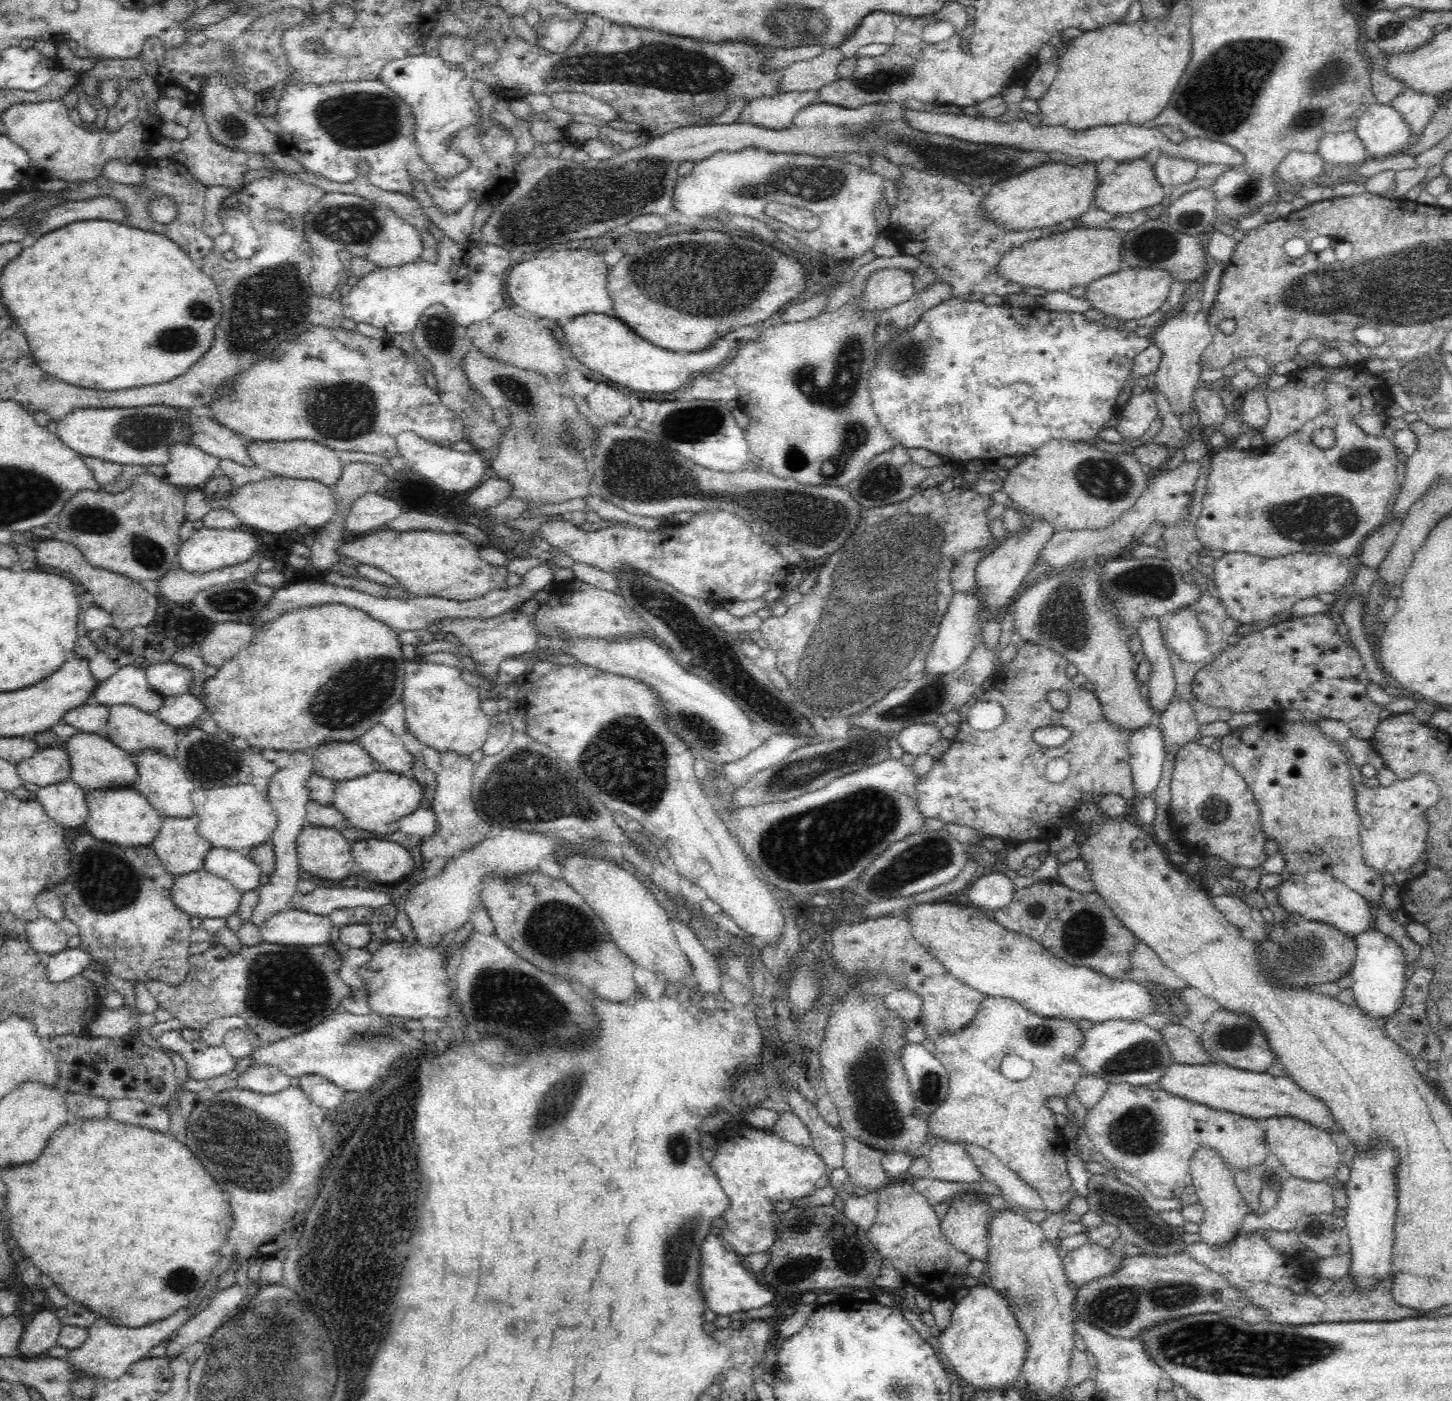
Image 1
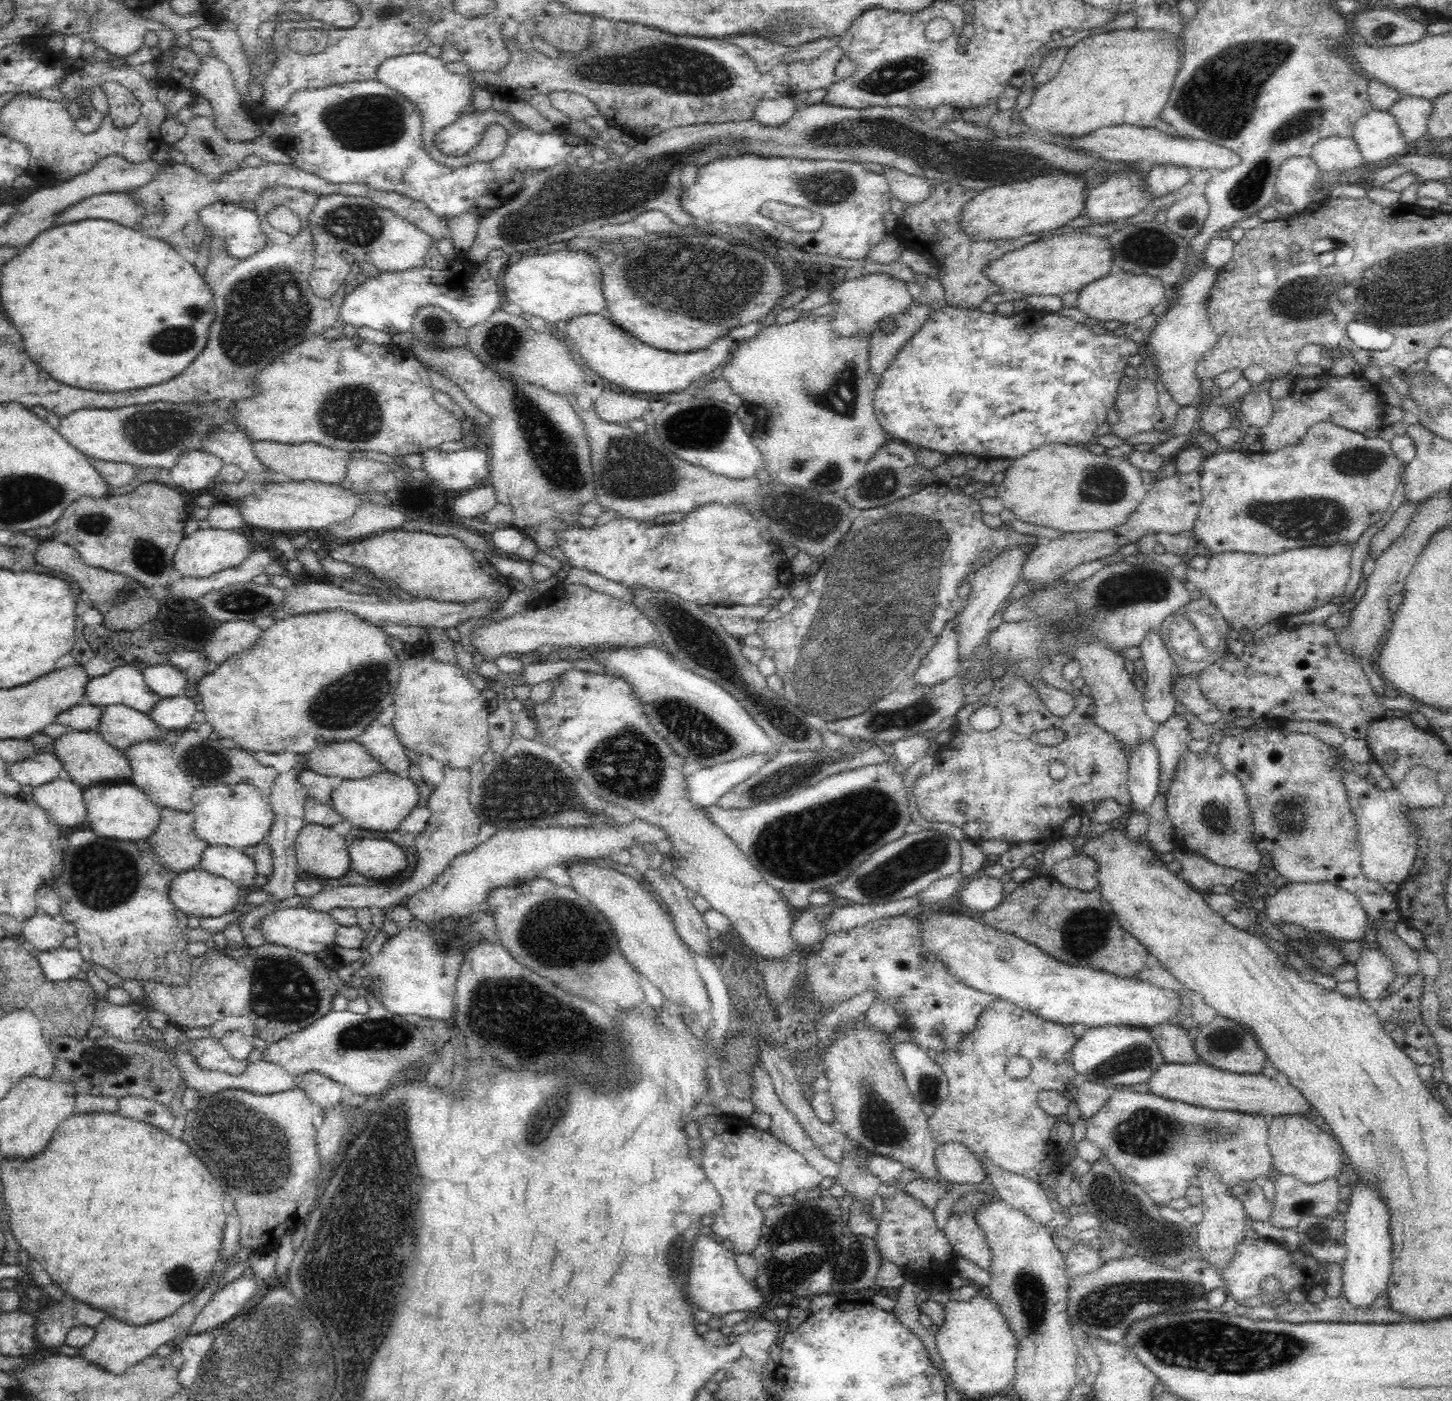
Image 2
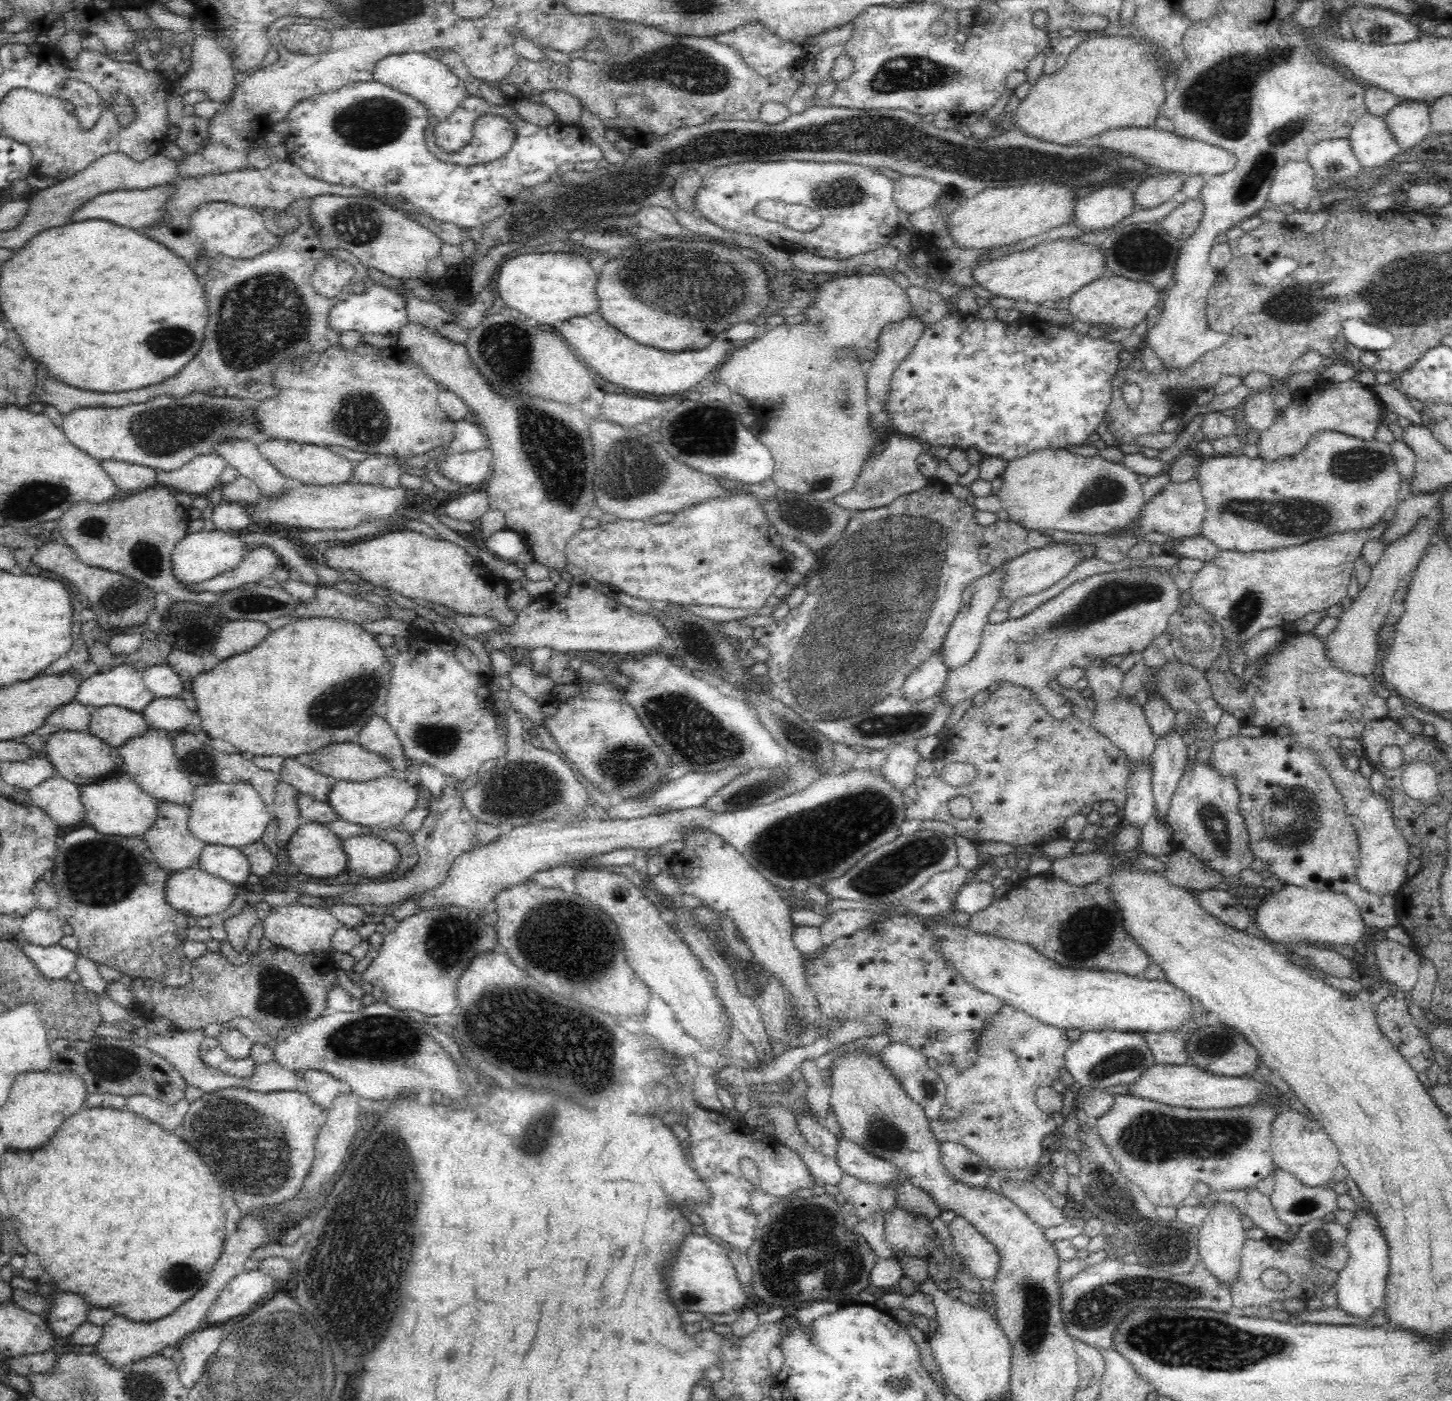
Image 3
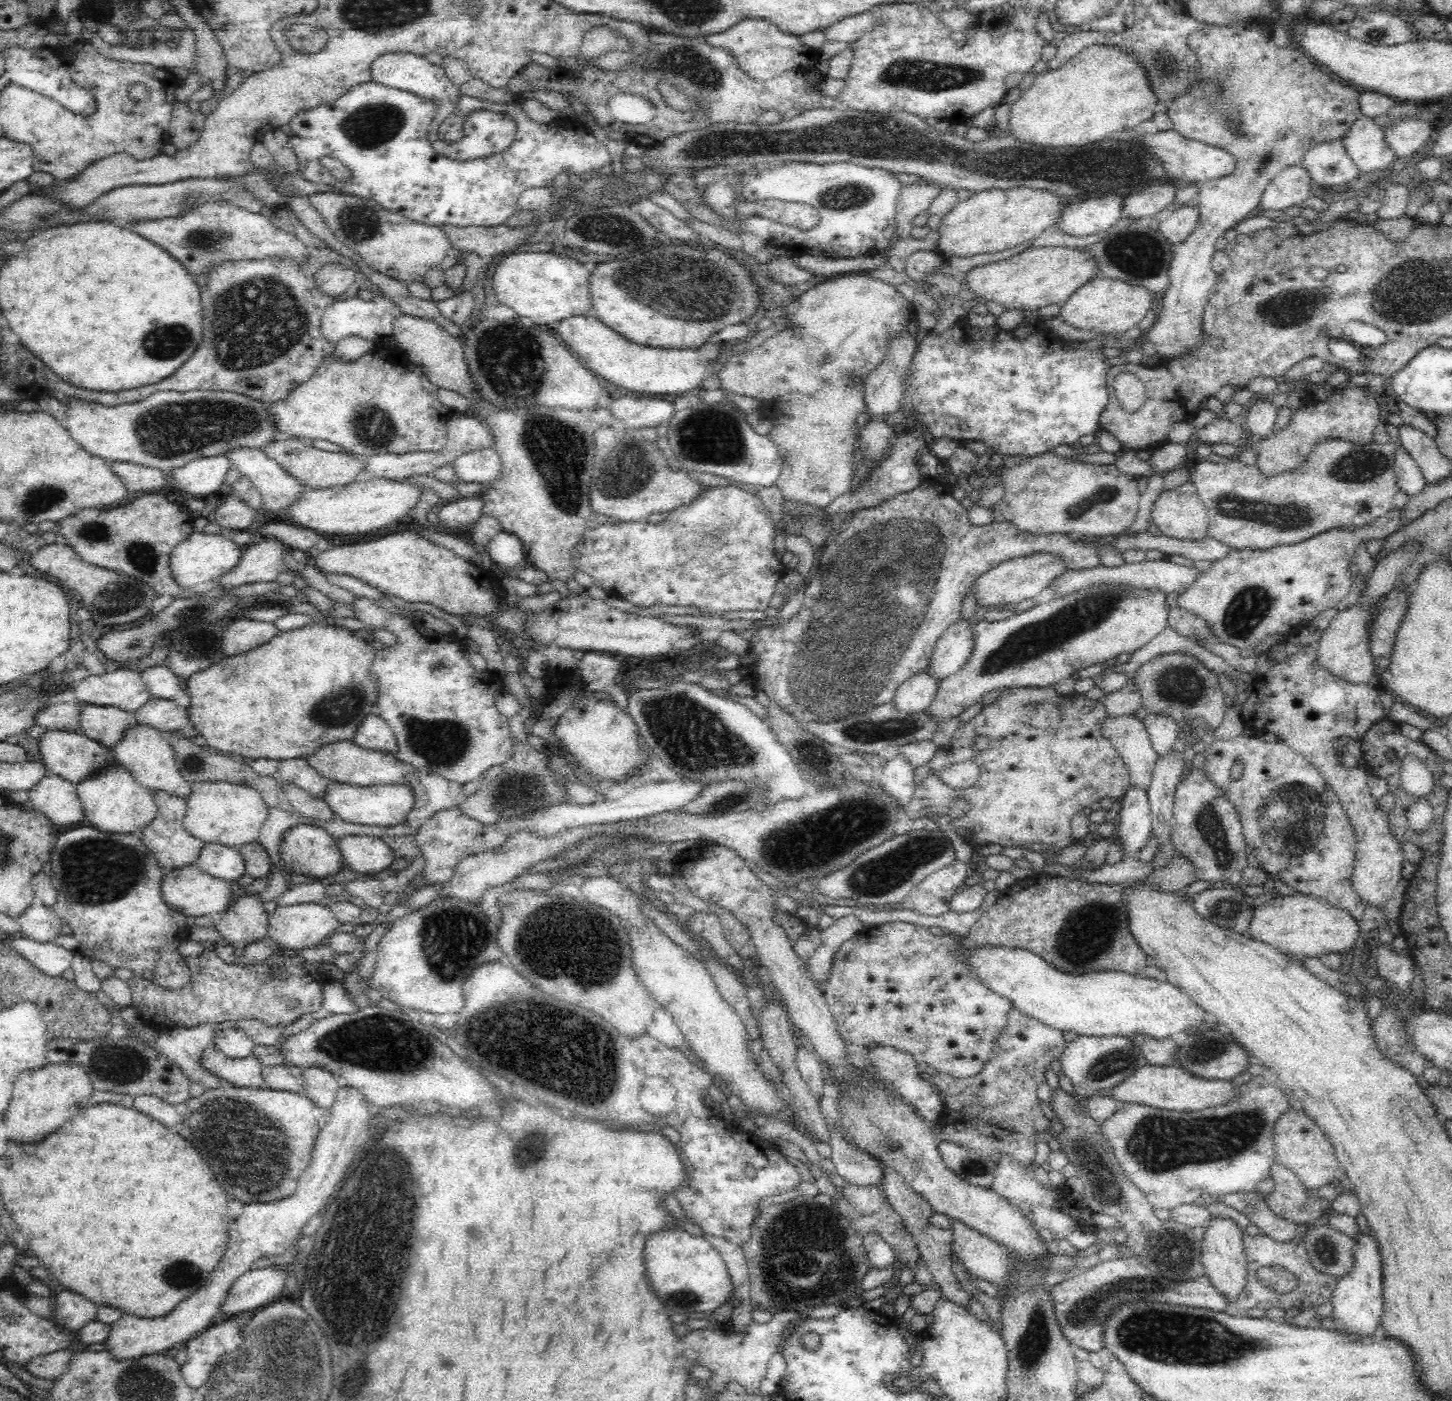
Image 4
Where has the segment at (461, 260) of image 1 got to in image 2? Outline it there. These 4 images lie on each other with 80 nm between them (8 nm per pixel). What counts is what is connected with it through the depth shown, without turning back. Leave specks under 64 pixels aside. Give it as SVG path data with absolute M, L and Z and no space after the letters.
M494 249L489 252L484 262L477 263L471 261L464 252L458 252L455 257L445 260L446 266L442 270L432 270L424 265L397 273L383 272L376 278L366 279L366 282L358 285L355 290L344 296L342 306L338 310L338 317L342 321L342 326L350 323L356 330L366 326L392 335L411 331L414 312L420 306L439 306L452 315L462 328L468 330L474 325L484 322L490 314L498 310L498 304L500 304L498 282L501 282L501 275L507 266L508 256L509 254L502 249Z

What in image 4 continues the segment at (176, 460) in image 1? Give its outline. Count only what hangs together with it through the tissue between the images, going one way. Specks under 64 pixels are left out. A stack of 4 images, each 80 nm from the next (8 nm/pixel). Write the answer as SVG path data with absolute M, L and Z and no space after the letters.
M226 455L197 458L171 470L167 481L169 486L177 486L188 497L205 498L224 489L230 468L231 460Z

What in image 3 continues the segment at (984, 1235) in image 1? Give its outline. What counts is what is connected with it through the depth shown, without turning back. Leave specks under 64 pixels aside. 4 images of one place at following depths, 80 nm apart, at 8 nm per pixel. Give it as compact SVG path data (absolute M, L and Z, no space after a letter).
M955 1217L949 1223L956 1252L964 1258L967 1271L979 1280L993 1280L1001 1259L998 1249L968 1221Z

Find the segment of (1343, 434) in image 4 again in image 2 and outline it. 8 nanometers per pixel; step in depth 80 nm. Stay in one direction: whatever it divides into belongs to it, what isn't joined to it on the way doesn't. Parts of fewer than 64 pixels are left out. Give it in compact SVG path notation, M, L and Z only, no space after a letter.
M1361 372L1355 376L1332 377L1320 374L1316 378L1296 379L1292 384L1287 398L1272 401L1273 417L1270 422L1261 428L1259 438L1262 452L1273 453L1288 445L1297 445L1306 436L1310 428L1317 428L1320 423L1332 423L1342 428L1360 433L1366 438L1378 437L1378 431L1383 427L1383 415L1387 404L1380 399L1381 391L1378 391L1376 383L1370 383L1362 377Z

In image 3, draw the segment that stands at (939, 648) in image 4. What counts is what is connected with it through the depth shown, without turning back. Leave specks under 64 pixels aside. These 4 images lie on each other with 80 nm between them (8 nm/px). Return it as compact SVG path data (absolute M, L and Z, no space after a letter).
M998 569L973 582L972 588L975 592L972 600L970 600L968 606L964 606L958 611L948 633L946 633L946 637L943 639L943 643L940 644L940 649L938 649L942 661L948 667L948 672L966 664L978 650L978 644L980 644L982 637L981 633L986 624L989 624L987 616L992 612L995 602L999 599L1001 582L1003 582L1003 576L999 574Z

